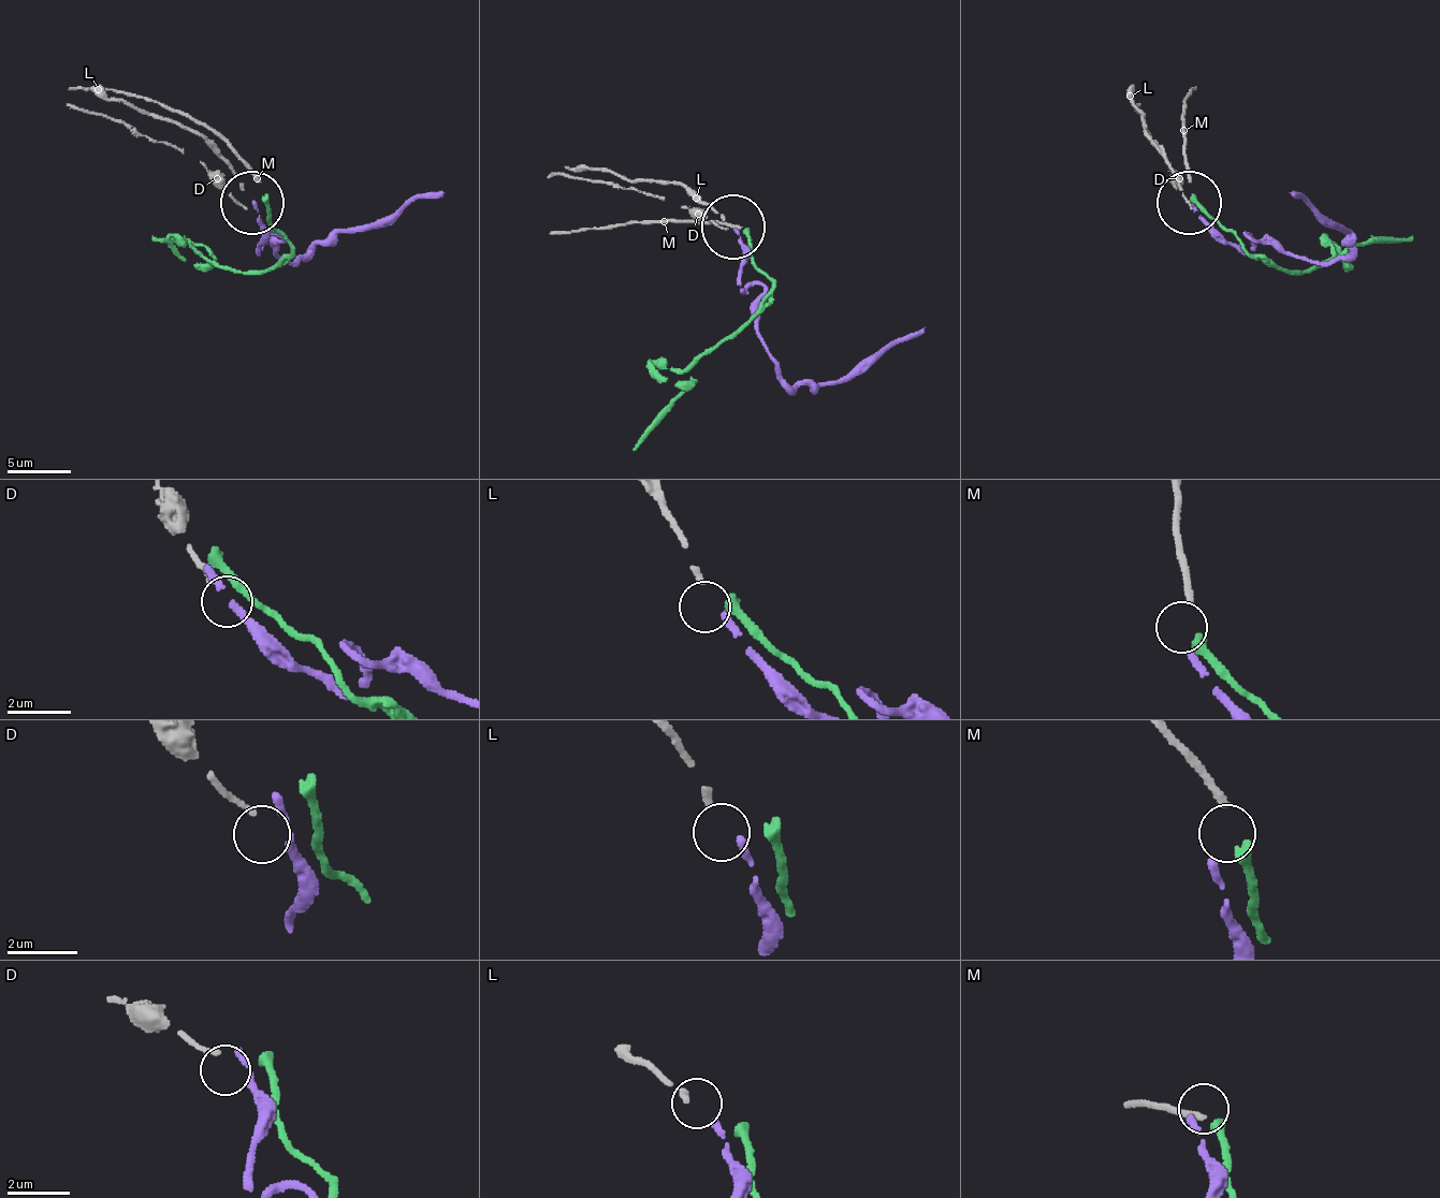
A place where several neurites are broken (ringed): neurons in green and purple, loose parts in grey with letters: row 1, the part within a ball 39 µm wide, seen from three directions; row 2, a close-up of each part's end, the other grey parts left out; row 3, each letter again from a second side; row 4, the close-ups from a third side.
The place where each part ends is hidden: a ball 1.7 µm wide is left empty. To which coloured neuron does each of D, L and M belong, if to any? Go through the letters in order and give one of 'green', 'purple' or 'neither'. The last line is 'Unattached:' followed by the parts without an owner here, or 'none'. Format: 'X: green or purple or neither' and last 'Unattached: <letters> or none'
D: neither
L: purple
M: green
Unattached: D

